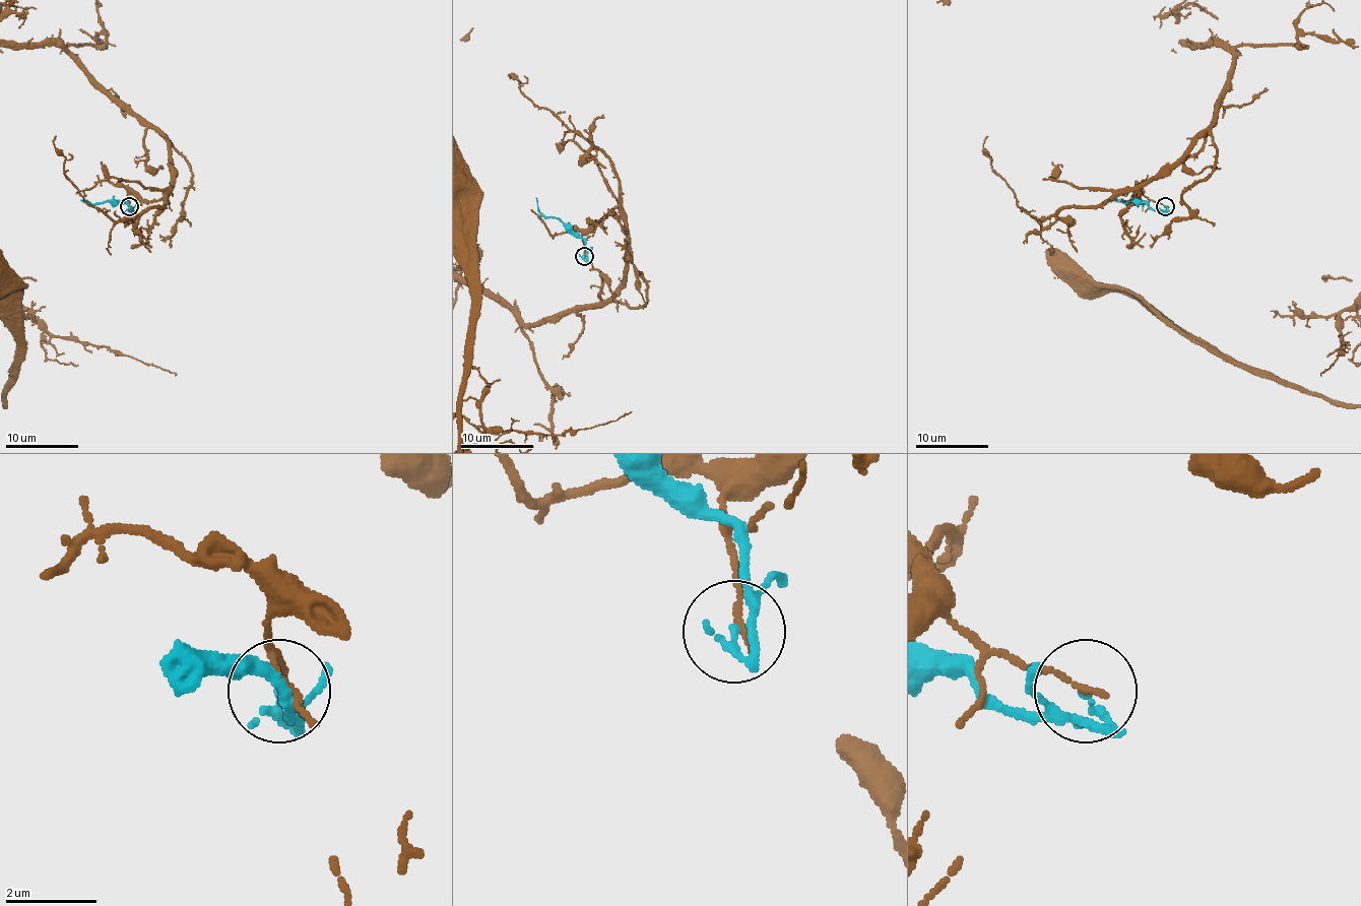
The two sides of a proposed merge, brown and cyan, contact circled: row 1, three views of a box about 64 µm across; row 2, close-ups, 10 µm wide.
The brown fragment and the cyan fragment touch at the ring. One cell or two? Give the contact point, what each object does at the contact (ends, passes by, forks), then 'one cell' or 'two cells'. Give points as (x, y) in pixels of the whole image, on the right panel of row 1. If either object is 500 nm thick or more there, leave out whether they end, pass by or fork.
place (1165, 206); brown ends; cyan ends; two cells

